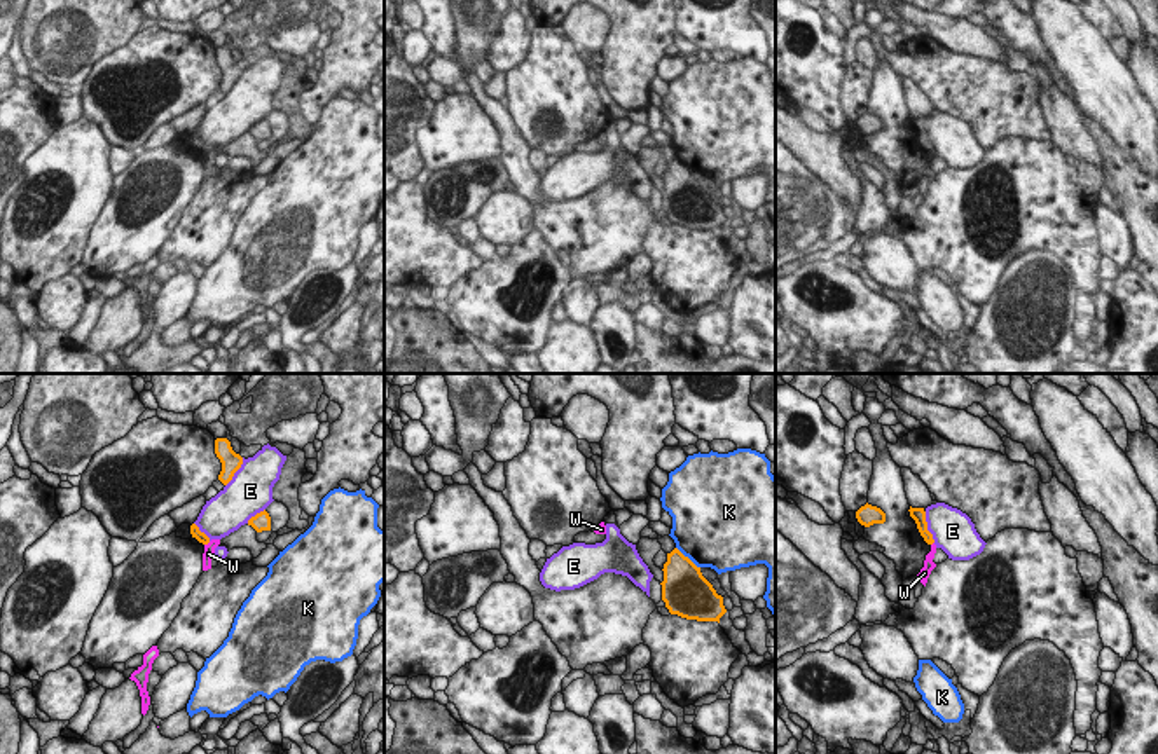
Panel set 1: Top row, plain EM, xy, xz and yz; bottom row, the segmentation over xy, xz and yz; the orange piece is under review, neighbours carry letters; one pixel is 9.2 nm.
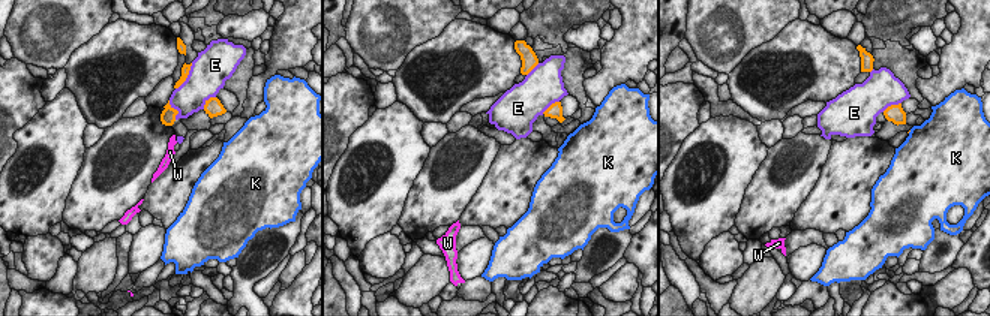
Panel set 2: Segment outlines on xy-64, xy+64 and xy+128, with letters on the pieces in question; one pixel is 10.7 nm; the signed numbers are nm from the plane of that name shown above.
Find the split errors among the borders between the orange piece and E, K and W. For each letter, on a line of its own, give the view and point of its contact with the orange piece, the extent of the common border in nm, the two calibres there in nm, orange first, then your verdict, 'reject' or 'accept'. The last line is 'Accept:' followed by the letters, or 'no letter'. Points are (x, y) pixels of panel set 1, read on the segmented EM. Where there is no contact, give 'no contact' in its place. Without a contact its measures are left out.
E: yz (926, 527) | 300 nm | 130/380 nm | reject
K: xz (687, 557) | 300 nm | 380/500 nm | reject
W: xy (206, 543) | 70 nm | 90/100 nm | reject
Accept: no letter

